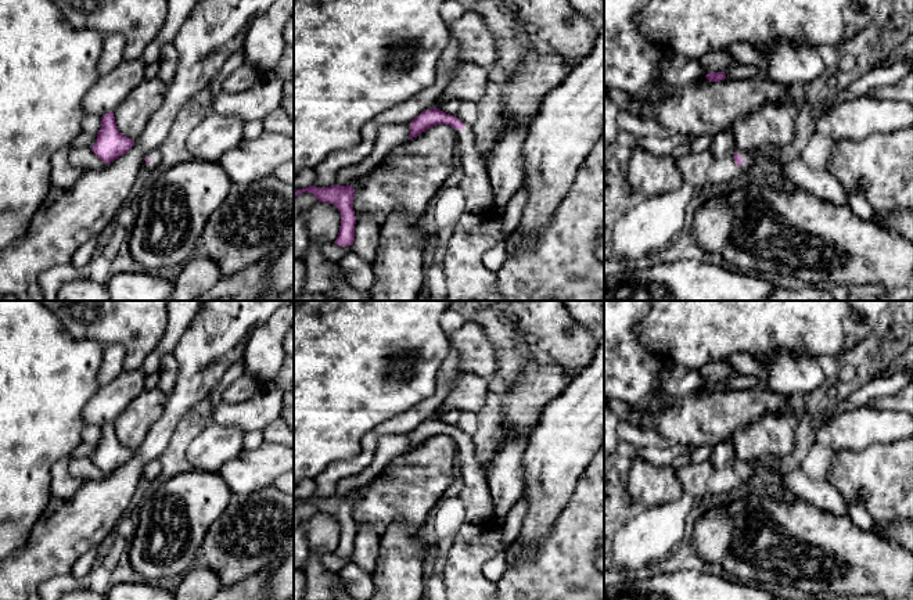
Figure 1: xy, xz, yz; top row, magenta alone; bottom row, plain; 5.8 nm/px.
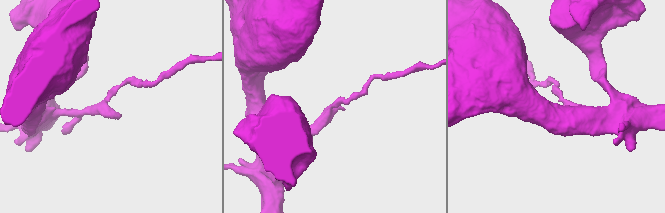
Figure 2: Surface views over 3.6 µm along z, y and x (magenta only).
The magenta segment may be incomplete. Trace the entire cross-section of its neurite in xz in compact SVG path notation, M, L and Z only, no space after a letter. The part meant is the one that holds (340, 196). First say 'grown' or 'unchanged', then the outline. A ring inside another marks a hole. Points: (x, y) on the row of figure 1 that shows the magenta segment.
unchanged | M334 184L321 188L309 186L302 190L294 188L294 197L305 191L314 194L319 202L333 204L338 208L338 211L341 212L341 226L338 237L334 242L338 247L352 245L355 241L355 224L356 224L356 216L352 205L355 188L349 184L346 186Z

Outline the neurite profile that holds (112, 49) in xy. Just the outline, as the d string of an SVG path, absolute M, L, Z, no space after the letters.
M111 33L104 36L101 57L98 61L98 72L109 73L123 61L123 48L126 39L122 33Z

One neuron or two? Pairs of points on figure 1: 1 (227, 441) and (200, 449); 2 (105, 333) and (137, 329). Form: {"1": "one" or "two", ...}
{"1": "one", "2": "one"}

